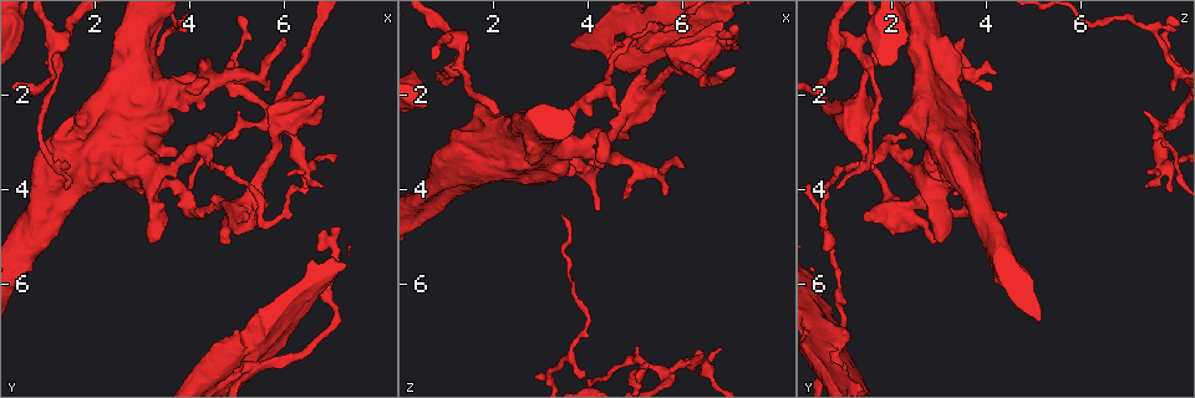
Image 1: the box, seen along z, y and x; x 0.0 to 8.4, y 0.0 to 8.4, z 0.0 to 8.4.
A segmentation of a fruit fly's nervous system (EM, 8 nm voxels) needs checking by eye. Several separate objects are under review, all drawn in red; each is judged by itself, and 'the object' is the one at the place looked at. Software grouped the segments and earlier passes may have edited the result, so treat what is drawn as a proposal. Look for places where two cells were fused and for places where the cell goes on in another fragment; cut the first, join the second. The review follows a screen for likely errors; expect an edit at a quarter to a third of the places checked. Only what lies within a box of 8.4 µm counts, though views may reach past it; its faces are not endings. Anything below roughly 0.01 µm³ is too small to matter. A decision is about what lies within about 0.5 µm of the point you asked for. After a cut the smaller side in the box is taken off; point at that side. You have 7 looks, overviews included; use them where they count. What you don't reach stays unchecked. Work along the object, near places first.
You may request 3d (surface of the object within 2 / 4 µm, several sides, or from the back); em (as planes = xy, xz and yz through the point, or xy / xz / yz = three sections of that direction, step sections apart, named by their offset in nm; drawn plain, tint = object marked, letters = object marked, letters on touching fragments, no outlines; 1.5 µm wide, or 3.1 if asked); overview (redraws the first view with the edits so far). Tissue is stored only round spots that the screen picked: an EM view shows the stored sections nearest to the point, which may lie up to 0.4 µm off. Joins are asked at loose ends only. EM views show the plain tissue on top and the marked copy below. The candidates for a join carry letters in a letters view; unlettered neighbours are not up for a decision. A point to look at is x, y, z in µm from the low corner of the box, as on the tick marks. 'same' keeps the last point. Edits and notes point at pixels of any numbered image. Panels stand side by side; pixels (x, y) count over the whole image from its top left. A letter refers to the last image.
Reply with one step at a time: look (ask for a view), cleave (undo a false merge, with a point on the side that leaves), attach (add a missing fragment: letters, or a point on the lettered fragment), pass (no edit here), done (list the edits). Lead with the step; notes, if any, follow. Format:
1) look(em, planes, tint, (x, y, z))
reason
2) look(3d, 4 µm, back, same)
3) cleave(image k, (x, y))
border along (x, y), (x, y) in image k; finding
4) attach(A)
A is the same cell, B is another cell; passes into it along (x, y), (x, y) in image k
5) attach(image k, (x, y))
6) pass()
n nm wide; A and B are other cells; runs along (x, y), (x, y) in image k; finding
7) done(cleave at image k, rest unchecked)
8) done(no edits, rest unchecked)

look(3d, 2 µm, (5.15, 0.80, 7.80))
abrupt turn

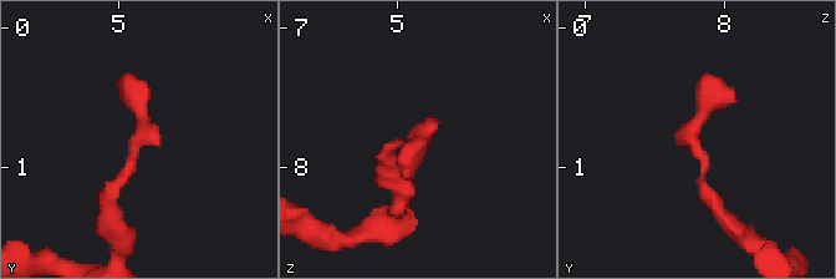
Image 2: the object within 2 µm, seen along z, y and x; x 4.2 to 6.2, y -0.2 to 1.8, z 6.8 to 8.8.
look(em, xz, step 8, letters, (5.14, 0.80, 7.74))

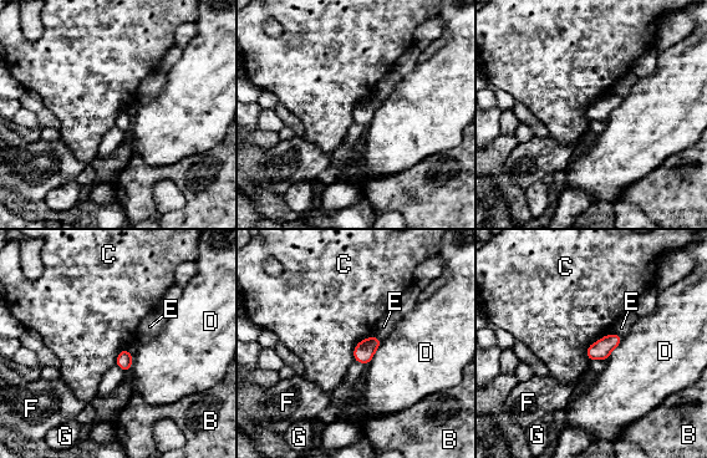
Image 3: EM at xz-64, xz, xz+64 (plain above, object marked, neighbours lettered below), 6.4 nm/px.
look(em, planes, letters, same)
cut it another way

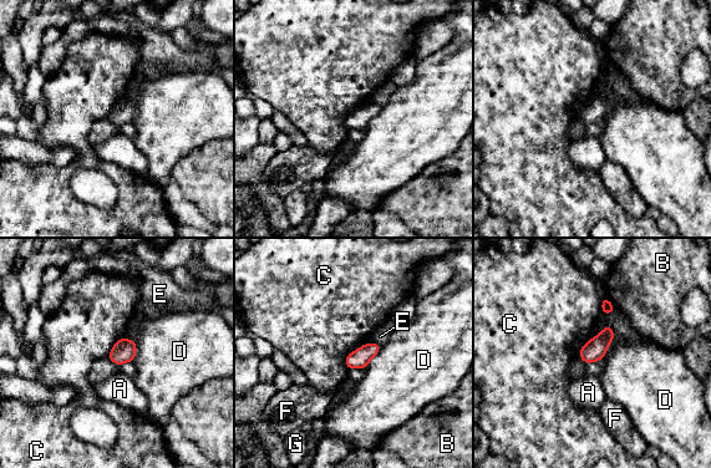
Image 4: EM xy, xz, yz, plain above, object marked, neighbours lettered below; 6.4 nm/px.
pass()
D touches over 200 nm; A, B, C, D, E, F and G are other cells; border along (123, 336), (116, 341), (106, 355) in image 4; continuous, no second cell

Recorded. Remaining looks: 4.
look(em, xy, step 4, tint, (6.05, 0.80, 3.50))
branch stops here

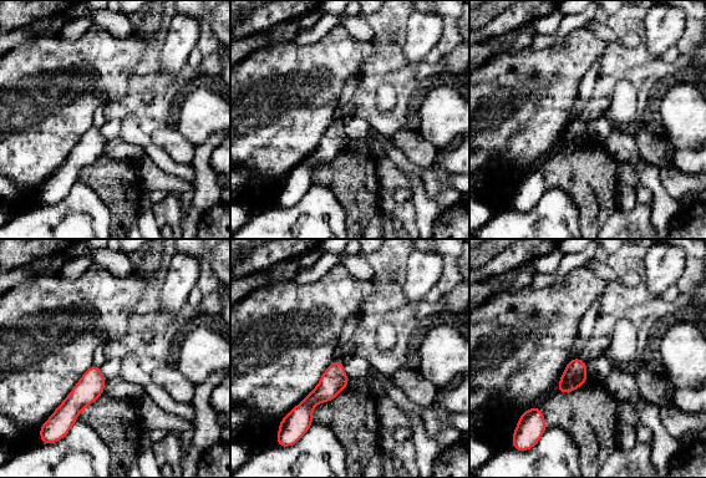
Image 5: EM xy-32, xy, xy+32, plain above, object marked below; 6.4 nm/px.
look(em, planes, letters, same)

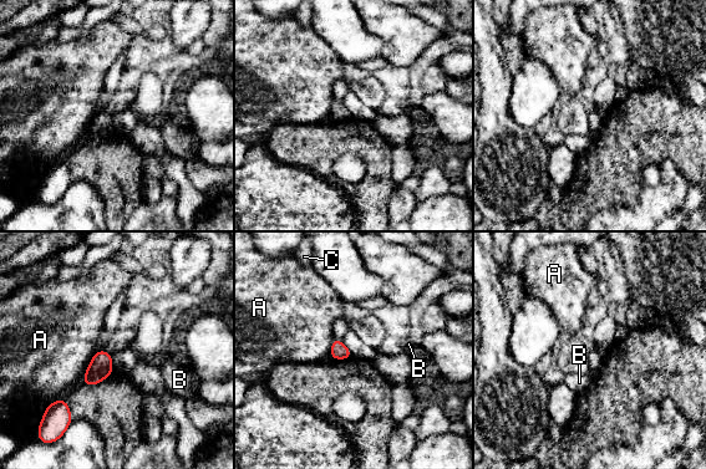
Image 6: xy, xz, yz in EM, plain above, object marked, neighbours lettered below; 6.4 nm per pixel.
pass()
A, B and C are other cells; no lettered fragment goes on from it

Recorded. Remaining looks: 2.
look(3d, 2 µm, (4.90, 5.10, 2.90))
an open end

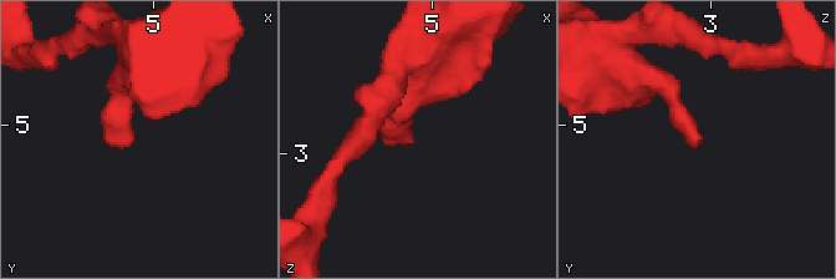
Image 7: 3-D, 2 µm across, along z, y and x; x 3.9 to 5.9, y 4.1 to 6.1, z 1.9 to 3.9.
look(em, planes, letters, (4.86, 5.10, 2.90))

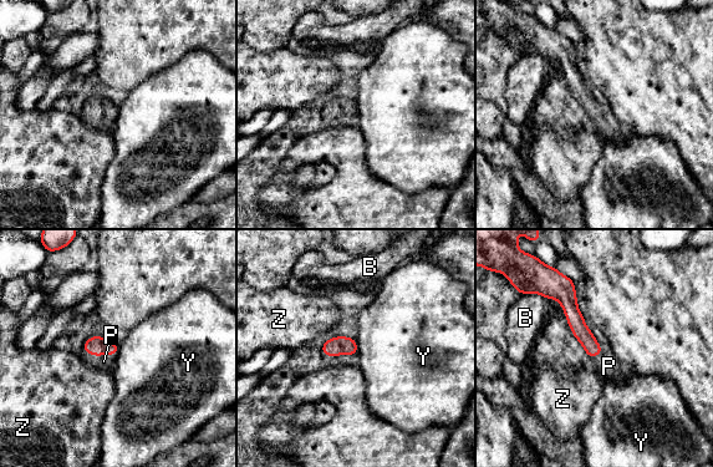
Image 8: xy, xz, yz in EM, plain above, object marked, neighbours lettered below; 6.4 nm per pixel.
attach(P)
100 nm wide; P is the same cell, B, Y and Z are other cells; passes into it along (96, 345), (98, 355), (103, 361) in image 8; it goes on there

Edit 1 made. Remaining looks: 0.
done(attach at image 8, rest unchecked)

